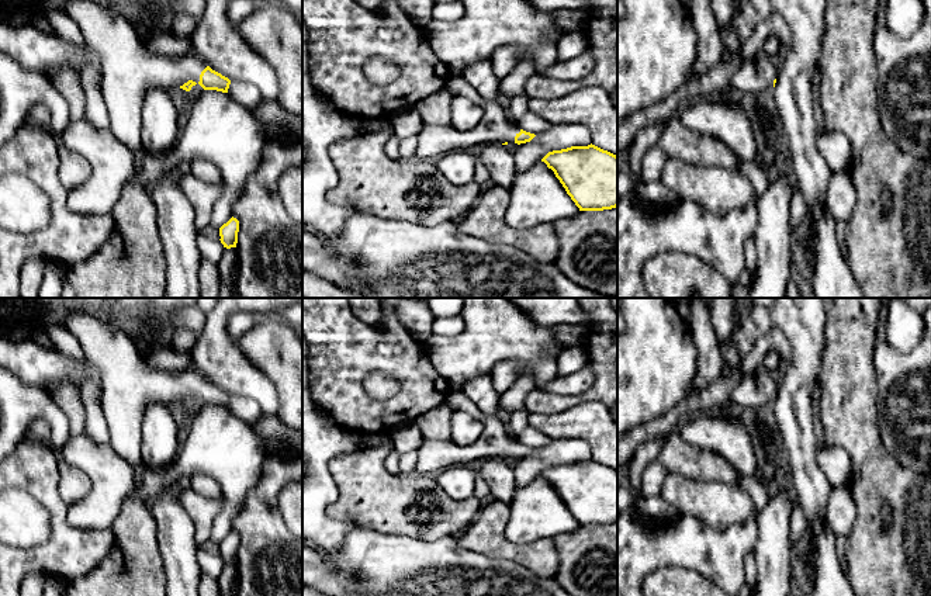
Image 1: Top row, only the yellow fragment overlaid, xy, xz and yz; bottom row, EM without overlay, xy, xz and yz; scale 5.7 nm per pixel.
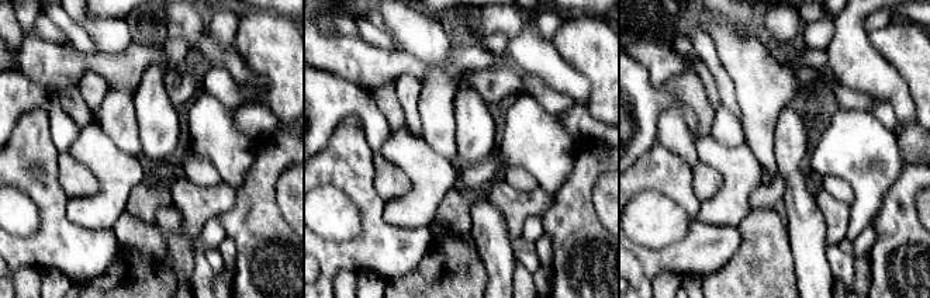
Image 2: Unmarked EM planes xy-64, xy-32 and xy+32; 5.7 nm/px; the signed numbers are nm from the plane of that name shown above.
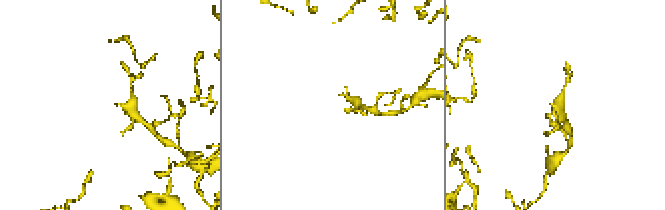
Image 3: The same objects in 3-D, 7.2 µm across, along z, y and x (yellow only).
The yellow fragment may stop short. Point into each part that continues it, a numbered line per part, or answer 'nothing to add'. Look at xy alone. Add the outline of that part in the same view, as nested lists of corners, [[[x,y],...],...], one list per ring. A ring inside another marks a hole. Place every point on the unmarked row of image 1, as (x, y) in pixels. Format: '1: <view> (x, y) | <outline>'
1: xy (128, 385) | [[[70,311],[66,329],[79,340],[84,357],[98,370],[98,382],[103,389],[101,406],[110,433],[110,446],[142,474],[142,415],[145,406],[152,402],[176,403],[193,395],[198,399],[205,377],[194,367],[181,371],[159,371],[148,368],[131,340],[115,323],[105,322],[83,311]]]

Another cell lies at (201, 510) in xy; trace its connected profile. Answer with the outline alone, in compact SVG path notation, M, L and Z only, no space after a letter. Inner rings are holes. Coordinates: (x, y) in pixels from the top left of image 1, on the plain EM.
M186 481L180 486L177 498L194 524L197 543L210 541L214 520L224 507L224 496L219 499L201 496Z

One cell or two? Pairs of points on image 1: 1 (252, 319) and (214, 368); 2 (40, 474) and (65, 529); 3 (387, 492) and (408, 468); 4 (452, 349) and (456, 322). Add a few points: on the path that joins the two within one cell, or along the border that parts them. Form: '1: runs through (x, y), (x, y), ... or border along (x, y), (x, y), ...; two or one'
1: border along (238, 312), (227, 324), (227, 332), (235, 340); two
2: runs through (44, 488), (58, 508), (58, 515); one
3: border along (402, 473), (414, 474); two
4: border along (464, 321), (464, 326), (456, 335), (432, 335); two

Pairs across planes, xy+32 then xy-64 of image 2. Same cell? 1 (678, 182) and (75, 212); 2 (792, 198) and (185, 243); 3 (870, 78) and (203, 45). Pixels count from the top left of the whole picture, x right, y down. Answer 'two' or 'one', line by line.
1: two
2: one
3: one

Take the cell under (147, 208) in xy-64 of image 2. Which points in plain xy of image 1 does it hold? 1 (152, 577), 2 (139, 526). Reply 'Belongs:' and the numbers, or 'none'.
Belongs: 1, 2

